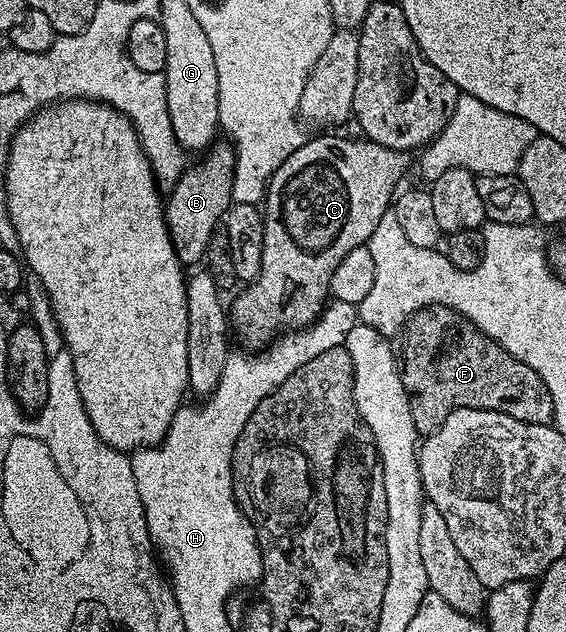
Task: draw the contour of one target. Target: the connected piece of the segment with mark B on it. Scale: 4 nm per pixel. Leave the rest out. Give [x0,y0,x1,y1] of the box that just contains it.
[165,141,235,267]

